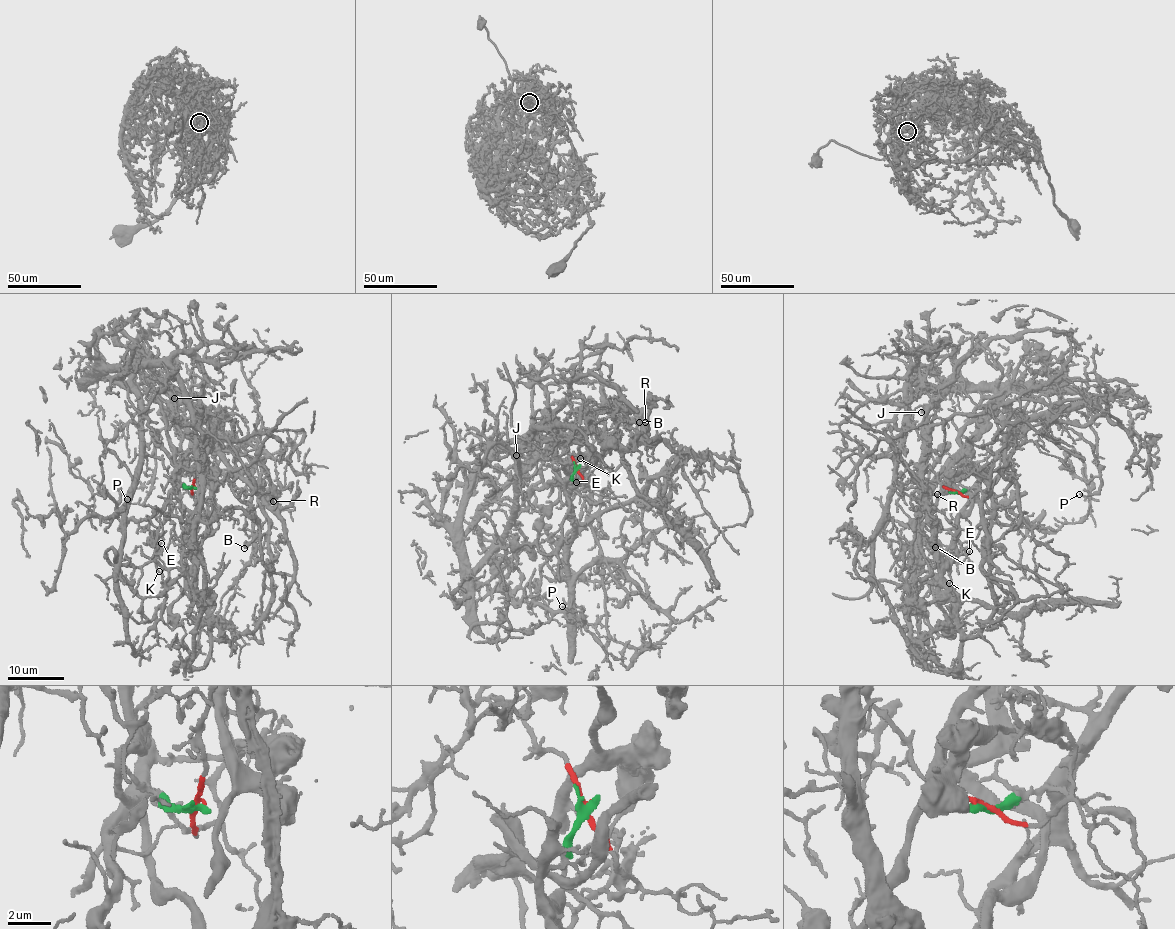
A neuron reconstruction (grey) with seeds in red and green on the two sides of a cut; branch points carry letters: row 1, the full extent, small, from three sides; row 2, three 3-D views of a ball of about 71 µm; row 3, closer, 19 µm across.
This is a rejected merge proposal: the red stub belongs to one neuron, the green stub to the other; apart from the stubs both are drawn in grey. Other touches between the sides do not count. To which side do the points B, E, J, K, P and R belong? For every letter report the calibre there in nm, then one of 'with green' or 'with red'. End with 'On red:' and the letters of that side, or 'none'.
B: 280 nm | with red
E: 140 nm | with green
J: 100 nm | with red
K: 130 nm | with green
P: 130 nm | with green
R: 160 nm | with red
On red: B, J, R

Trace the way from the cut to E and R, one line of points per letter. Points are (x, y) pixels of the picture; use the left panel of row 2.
E: (192, 488), (179, 484), (173, 488), (171, 512), (151, 543), (158, 552), (161, 543)
R: (192, 486), (193, 468), (200, 453), (208, 476), (216, 483), (258, 459), (266, 468), (268, 492), (273, 501)

